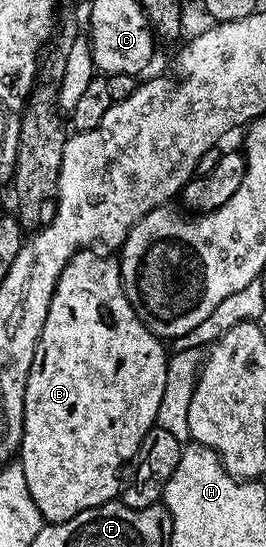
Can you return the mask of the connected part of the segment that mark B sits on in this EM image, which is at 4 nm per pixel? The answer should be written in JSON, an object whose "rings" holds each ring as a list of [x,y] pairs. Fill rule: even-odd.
{"rings":[[[81,249],[68,262],[66,269],[62,269],[58,277],[58,285],[52,294],[50,309],[46,313],[46,321],[42,325],[40,339],[36,342],[34,361],[30,365],[30,373],[26,381],[24,432],[20,438],[18,462],[22,473],[26,473],[26,485],[30,489],[30,497],[34,497],[34,505],[38,505],[41,517],[50,523],[70,521],[70,517],[86,509],[94,509],[103,503],[111,503],[121,494],[120,470],[123,469],[127,459],[128,462],[135,460],[136,452],[140,449],[140,442],[144,440],[144,434],[156,422],[158,404],[162,402],[162,393],[166,389],[166,369],[169,356],[166,354],[165,344],[152,334],[150,328],[141,321],[138,313],[132,307],[132,302],[124,292],[124,278],[120,275],[119,262],[115,258],[107,259],[104,255],[95,255],[96,253],[92,249]]]}

